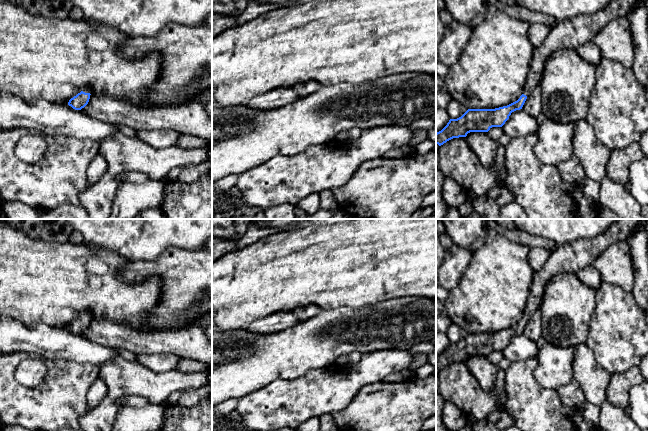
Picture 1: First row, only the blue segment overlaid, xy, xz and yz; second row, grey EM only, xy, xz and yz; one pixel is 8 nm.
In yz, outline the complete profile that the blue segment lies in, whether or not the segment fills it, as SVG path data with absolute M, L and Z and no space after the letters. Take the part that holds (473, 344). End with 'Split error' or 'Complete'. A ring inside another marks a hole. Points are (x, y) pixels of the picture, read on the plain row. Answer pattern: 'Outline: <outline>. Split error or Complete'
Outline: M617 219L609 230L592 239L578 239L559 245L544 266L534 272L530 295L520 322L495 333L468 333L461 341L450 343L447 349L436 357L436 368L443 369L453 362L466 361L470 356L488 356L492 351L502 351L512 336L522 333L527 321L540 309L547 283L556 275L570 272L577 274L593 262L610 245L624 242L637 230L643 219Z. Split error

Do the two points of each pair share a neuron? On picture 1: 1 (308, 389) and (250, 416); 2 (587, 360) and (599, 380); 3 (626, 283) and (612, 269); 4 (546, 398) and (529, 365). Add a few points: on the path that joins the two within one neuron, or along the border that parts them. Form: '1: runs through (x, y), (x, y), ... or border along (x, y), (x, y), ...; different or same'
1: runs through (294, 401), (281, 402), (277, 406), (264, 410); same
2: runs through (587, 365), (587, 368), (594, 375); same
3: runs through (623, 280), (615, 272); same
4: runs through (538, 391), (529, 382), (529, 373); same

